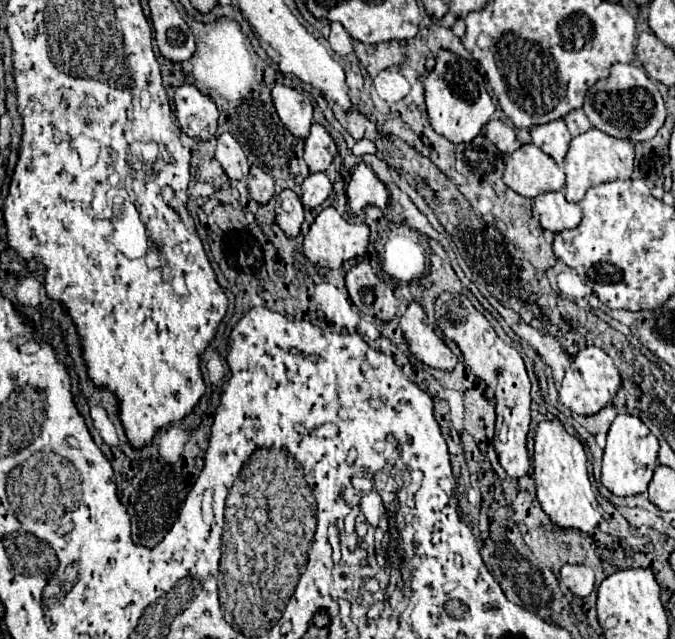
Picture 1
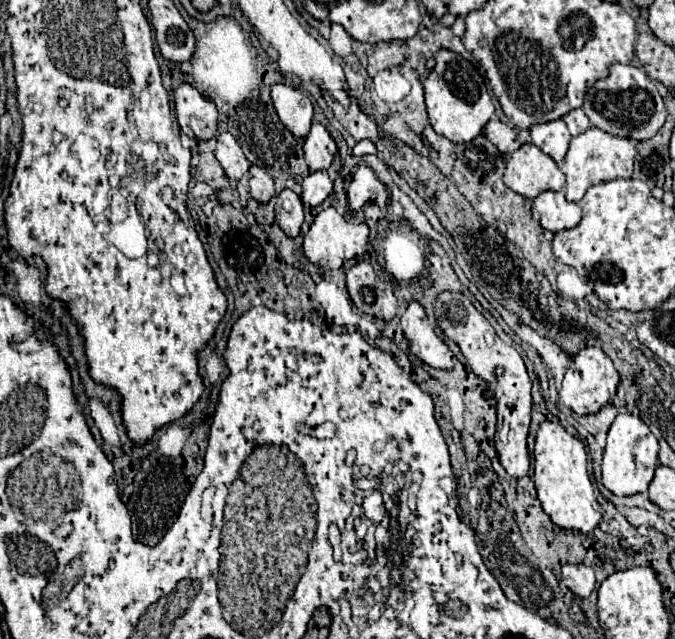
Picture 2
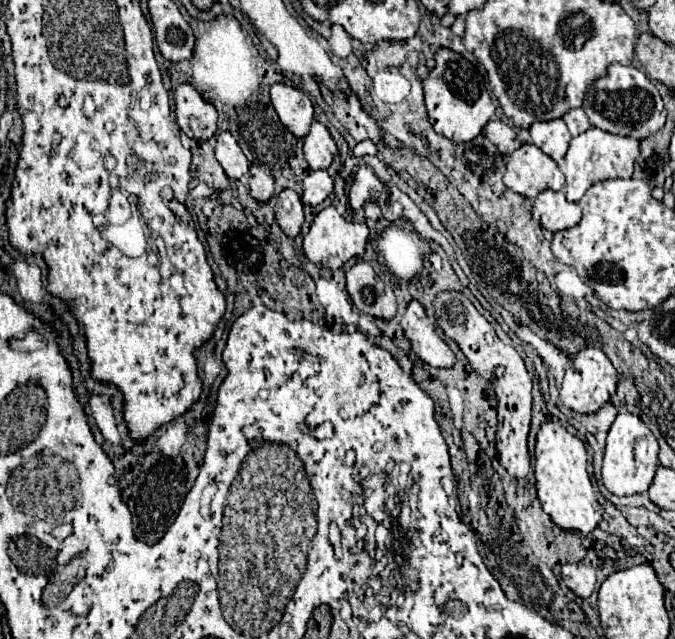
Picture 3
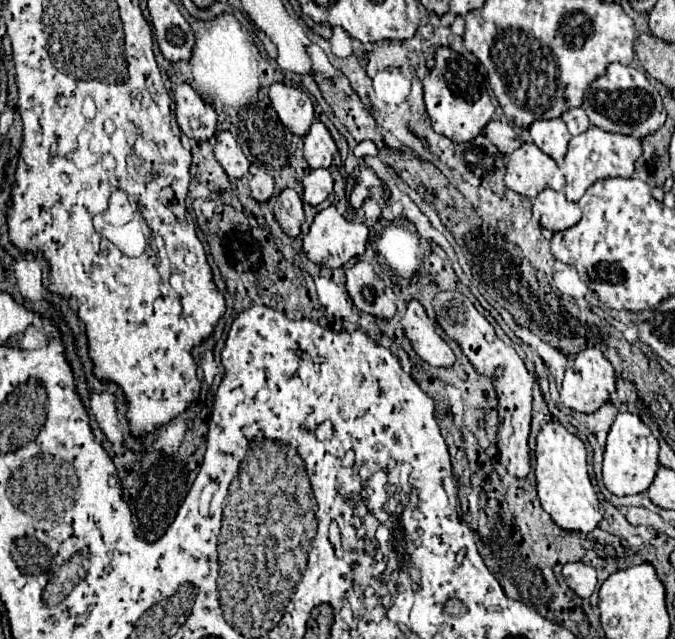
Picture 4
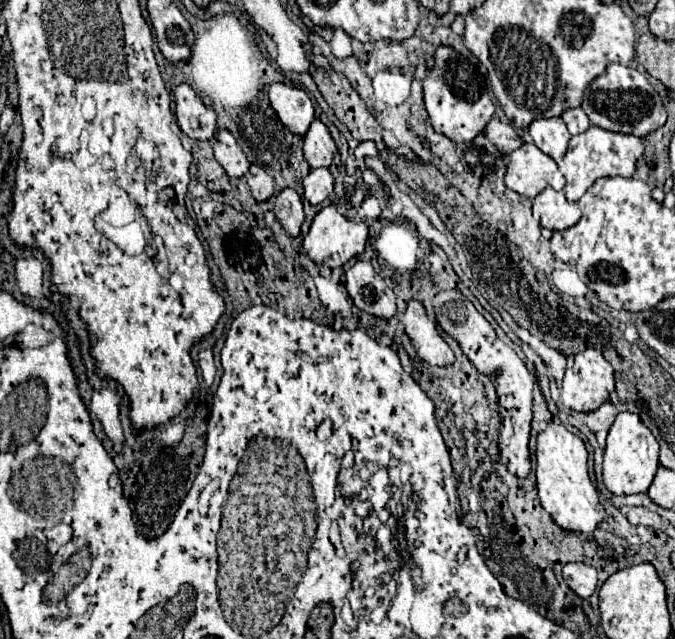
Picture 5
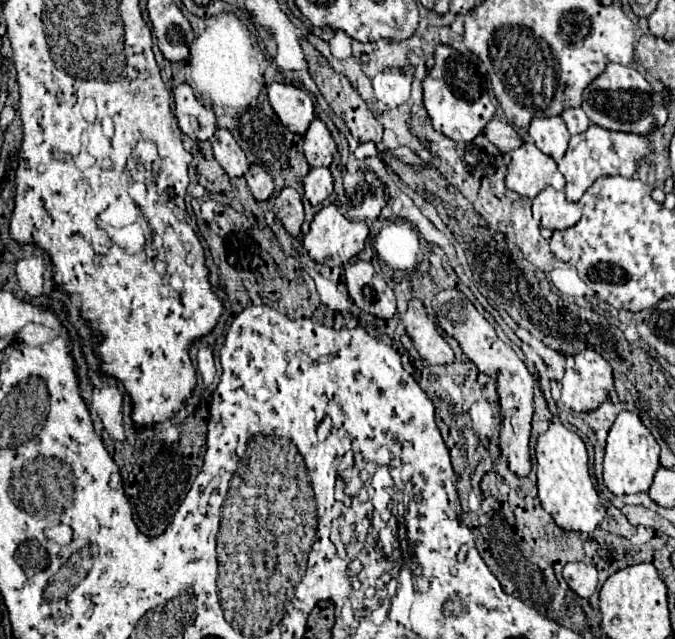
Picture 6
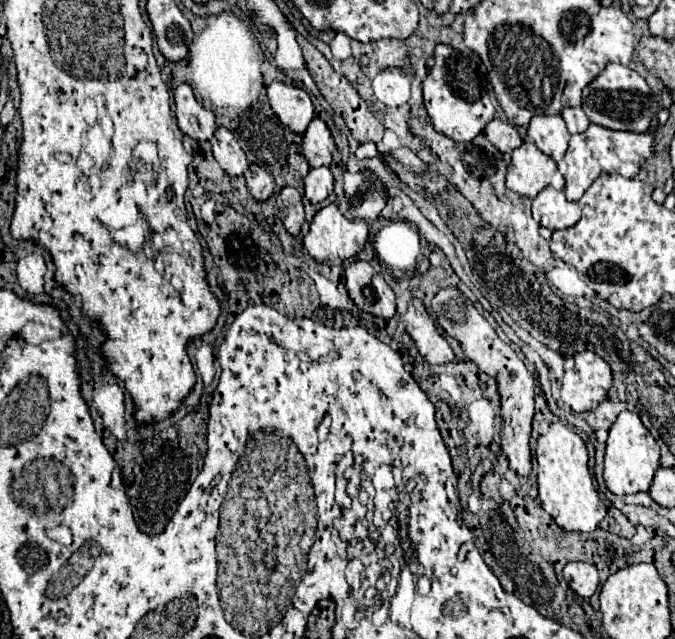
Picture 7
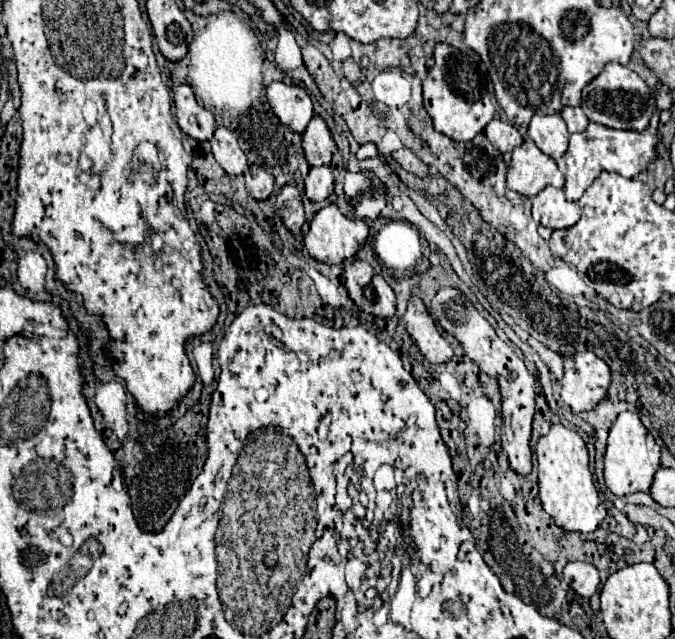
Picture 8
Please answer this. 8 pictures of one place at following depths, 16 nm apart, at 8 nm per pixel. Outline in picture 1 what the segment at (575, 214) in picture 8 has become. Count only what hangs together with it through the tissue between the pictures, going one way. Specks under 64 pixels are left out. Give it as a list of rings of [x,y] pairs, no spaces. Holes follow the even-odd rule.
[[[546,192],[536,198],[536,210],[540,214],[540,224],[544,230],[562,232],[576,228],[582,220],[582,210],[564,198],[564,192]]]

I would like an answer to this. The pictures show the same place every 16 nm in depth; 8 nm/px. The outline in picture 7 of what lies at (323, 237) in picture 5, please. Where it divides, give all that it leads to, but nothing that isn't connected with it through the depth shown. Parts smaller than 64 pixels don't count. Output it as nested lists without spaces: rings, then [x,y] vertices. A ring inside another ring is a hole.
[[[328,204],[326,208],[322,208],[314,216],[314,220],[310,224],[310,232],[304,236],[304,248],[308,250],[308,254],[316,262],[322,262],[322,264],[328,264],[328,266],[336,266],[336,264],[342,264],[344,260],[356,256],[364,248],[366,238],[368,238],[366,222],[362,222],[362,220],[348,220],[348,218],[344,218],[340,214],[336,204]]]

